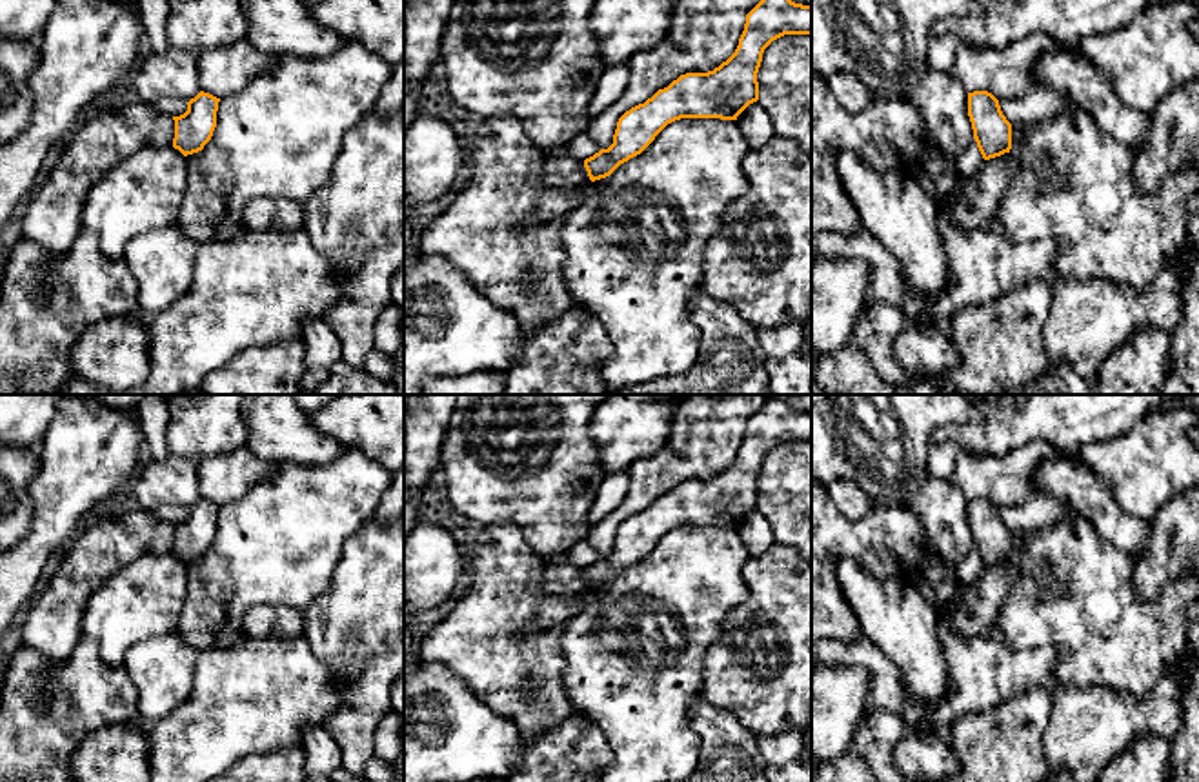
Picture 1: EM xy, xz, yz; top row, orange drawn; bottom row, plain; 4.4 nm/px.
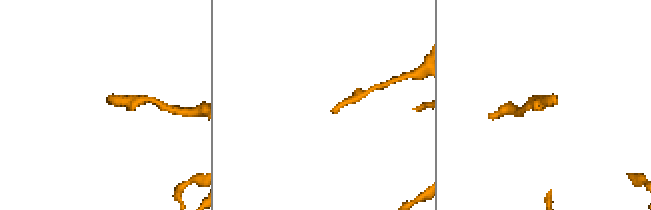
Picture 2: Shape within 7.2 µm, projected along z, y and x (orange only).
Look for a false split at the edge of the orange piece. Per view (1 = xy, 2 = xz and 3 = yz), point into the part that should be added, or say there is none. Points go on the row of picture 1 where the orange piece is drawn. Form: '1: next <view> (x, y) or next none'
1: next none
2: next none
3: next none

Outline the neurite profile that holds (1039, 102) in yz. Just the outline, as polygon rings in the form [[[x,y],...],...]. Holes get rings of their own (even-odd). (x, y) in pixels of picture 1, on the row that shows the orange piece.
[[[1033,85],[1015,100],[999,100],[1001,111],[1010,124],[1030,125],[1039,120],[1052,120],[1061,115],[1088,113],[1064,93]]]

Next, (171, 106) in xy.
[[[160,96],[153,107],[158,111],[158,113],[164,113],[164,115],[171,115],[171,116],[180,116],[187,111],[187,102],[186,100],[180,100],[180,98],[175,98],[175,96]]]

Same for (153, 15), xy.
[[[136,0],[136,11],[144,29],[146,51],[166,51],[169,47],[166,35],[169,0]]]

